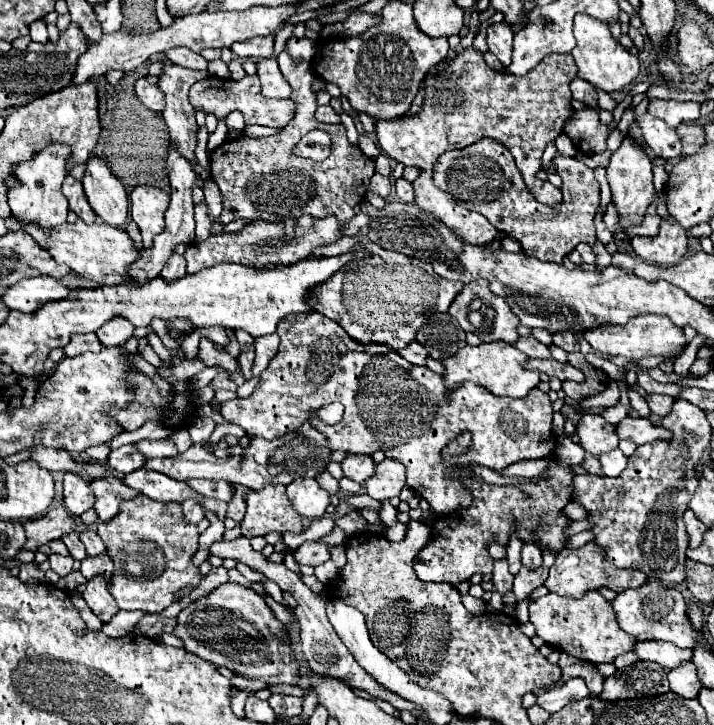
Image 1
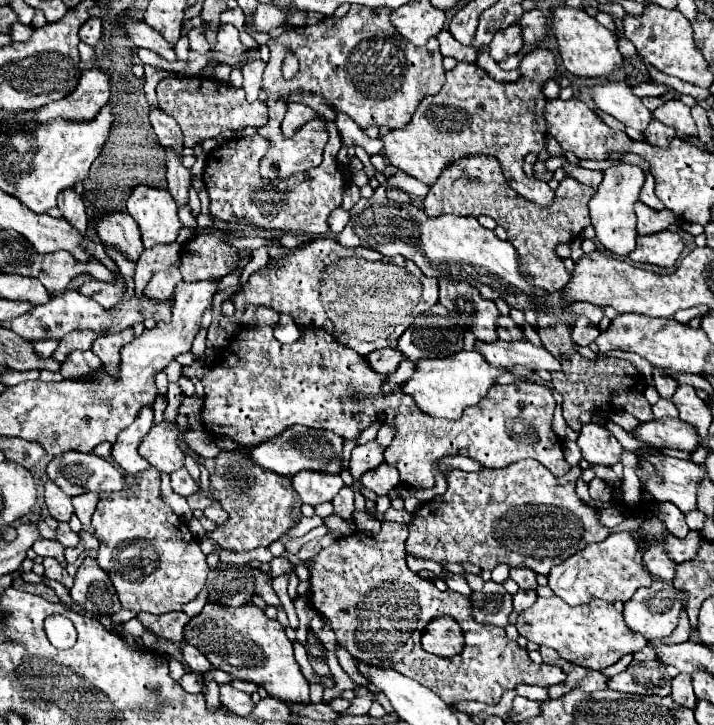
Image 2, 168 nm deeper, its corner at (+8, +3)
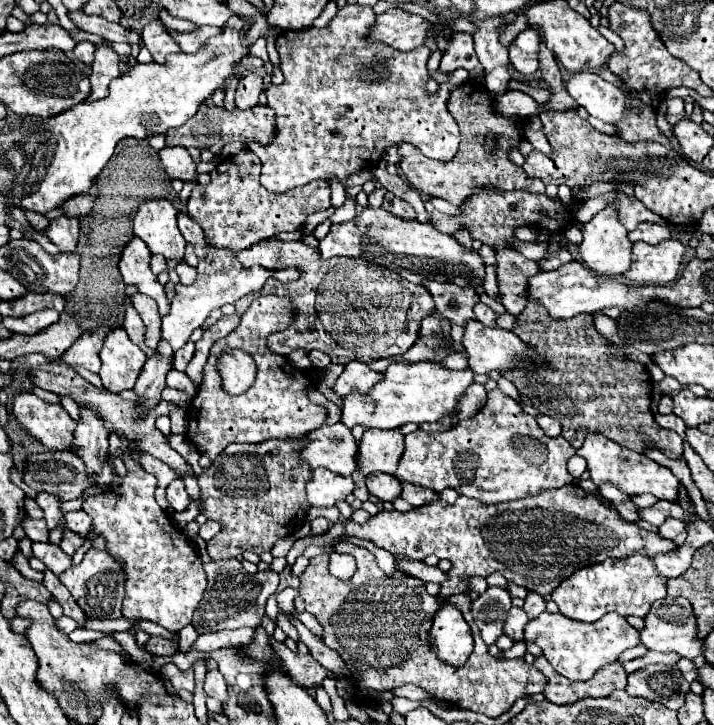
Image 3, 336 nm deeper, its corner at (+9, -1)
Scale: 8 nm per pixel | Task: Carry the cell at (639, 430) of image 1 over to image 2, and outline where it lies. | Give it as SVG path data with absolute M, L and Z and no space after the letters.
M658 418L650 422L640 422L630 432L630 436L656 448L676 448L690 452L698 446L696 430L680 418Z

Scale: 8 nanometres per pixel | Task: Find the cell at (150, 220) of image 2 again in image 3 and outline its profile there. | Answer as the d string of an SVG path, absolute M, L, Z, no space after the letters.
M169 200L141 204L133 222L135 234L153 254L163 254L167 260L183 260L187 242L177 228L177 208Z

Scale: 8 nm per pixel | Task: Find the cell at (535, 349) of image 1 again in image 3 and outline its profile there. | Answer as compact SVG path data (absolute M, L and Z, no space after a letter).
M483 302L475 304L475 318L479 322L483 322L485 326L495 326L495 312L487 304L483 304Z

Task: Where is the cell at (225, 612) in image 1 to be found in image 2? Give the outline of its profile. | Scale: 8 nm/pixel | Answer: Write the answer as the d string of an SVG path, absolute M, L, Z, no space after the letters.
M206 604L204 610L184 626L184 640L196 646L214 668L224 670L230 678L260 684L270 696L282 702L310 702L308 682L300 672L292 642L282 624L268 618L254 604L242 604L242 608L218 608L216 604Z

